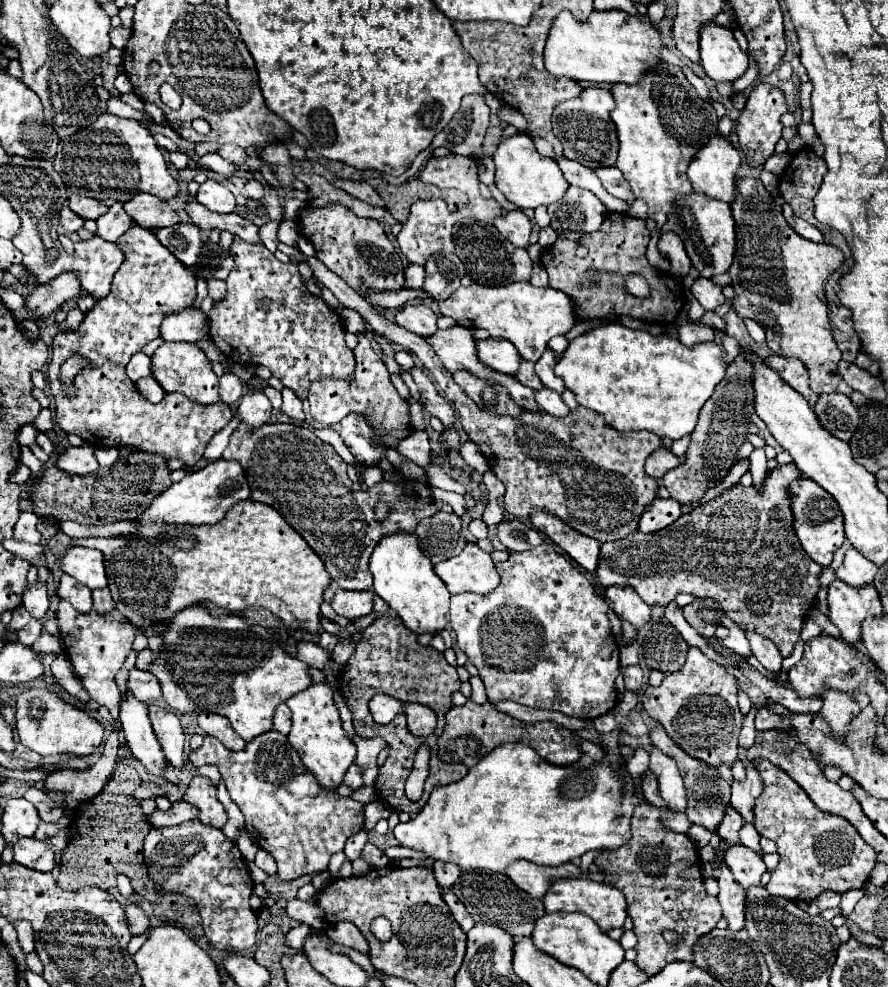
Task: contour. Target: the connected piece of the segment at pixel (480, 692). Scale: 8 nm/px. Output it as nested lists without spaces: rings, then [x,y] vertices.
[[[476,675],[476,677],[470,677],[470,685],[472,685],[472,701],[474,703],[486,703],[488,697],[486,697],[486,691],[484,691],[484,683],[482,679]]]

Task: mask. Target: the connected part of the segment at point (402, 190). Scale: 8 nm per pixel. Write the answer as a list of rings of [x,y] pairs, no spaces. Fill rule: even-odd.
[[[420,179],[406,181],[402,185],[382,185],[378,187],[380,197],[386,201],[388,211],[398,223],[404,223],[408,219],[408,211],[414,201],[418,199],[428,199],[428,197],[440,197],[440,189],[422,183]]]

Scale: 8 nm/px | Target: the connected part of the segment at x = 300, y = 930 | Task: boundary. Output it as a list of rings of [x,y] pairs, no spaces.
[[[300,924],[286,934],[286,944],[292,948],[300,948],[312,931],[313,929],[311,927]]]

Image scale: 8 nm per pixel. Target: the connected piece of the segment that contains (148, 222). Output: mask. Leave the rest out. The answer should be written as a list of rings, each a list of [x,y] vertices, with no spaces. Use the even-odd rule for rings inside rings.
[[[138,193],[134,199],[124,203],[124,211],[134,219],[136,225],[148,229],[162,229],[180,223],[180,217],[170,207],[170,203],[160,201],[156,195]]]

